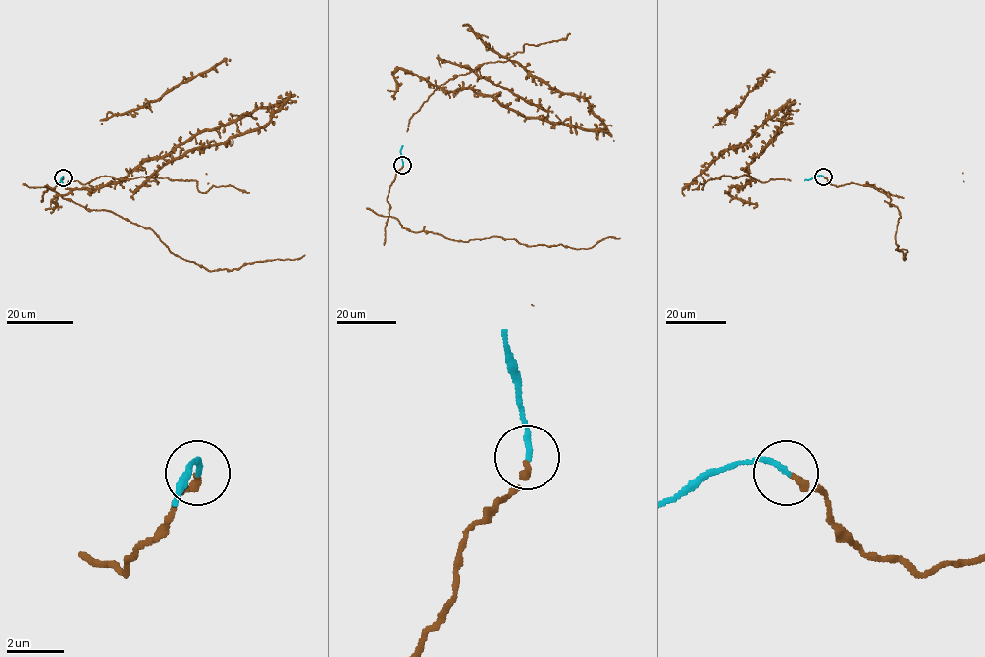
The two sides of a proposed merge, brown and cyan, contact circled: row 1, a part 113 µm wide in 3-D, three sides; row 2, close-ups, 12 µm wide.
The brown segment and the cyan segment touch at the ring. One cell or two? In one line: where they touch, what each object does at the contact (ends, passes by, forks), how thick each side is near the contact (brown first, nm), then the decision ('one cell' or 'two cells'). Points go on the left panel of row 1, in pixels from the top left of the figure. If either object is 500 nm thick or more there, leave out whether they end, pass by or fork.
(63, 177) | brown ends | cyan ends | 260/190 nm | one cell

